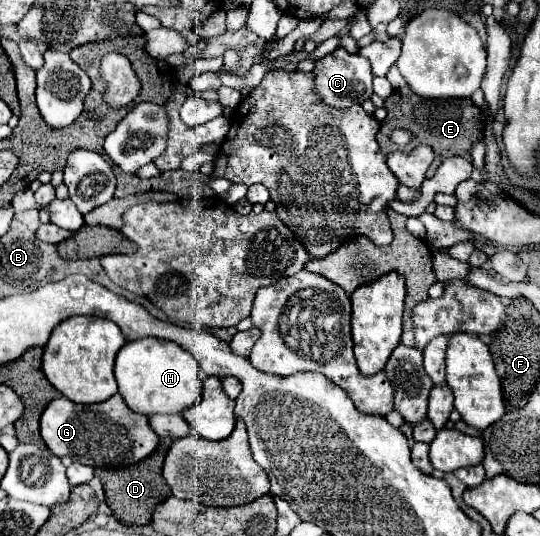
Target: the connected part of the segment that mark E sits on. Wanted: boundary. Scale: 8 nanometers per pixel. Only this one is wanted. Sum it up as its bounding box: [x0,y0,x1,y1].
[377,87,481,177]

